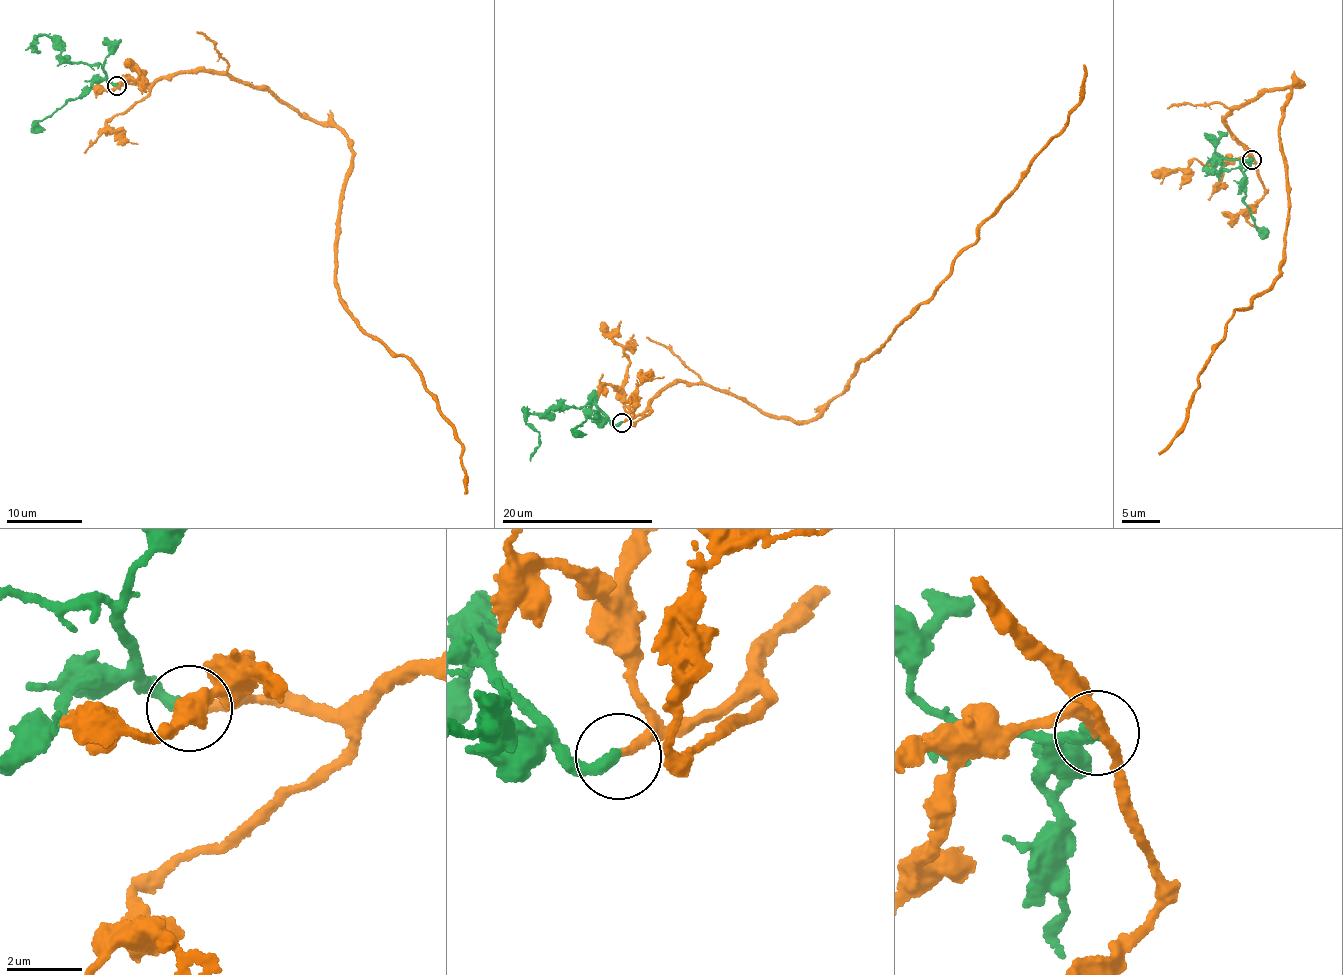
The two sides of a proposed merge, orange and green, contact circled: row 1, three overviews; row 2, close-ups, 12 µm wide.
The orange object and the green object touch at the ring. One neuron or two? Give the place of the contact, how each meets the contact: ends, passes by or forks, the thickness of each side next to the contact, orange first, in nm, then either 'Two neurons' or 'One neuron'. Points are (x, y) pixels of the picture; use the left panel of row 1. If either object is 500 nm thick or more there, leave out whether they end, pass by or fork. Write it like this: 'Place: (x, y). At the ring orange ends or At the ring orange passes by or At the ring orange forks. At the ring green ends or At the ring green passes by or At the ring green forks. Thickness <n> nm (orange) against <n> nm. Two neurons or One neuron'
Place: (117, 85). At the ring orange ends. At the ring green ends. Thickness 240 nm (orange) against 320 nm. One neuron

